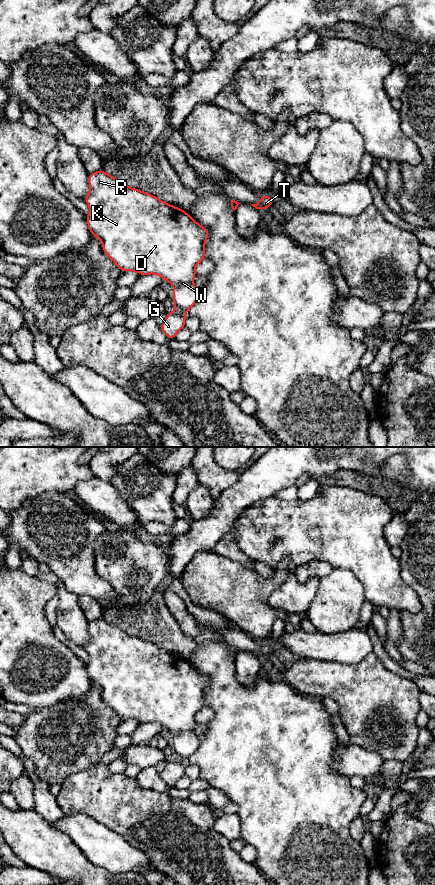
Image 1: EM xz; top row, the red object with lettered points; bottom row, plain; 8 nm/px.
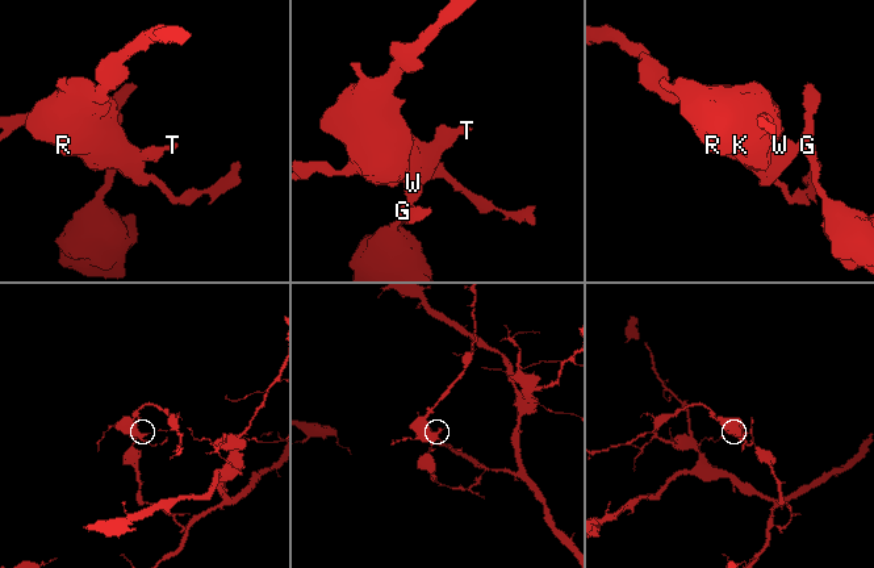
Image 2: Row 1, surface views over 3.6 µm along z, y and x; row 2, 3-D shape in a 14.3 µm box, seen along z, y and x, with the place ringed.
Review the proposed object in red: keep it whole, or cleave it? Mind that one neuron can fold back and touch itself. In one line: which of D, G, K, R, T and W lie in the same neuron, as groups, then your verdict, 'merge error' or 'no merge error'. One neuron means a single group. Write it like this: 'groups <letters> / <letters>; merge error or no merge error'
groups D K R T W / G; merge error

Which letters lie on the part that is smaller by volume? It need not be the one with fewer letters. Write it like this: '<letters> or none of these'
D, K, R, T, W

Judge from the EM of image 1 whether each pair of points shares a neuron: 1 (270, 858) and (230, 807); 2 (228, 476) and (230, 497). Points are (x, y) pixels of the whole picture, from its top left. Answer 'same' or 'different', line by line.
1: different
2: different

